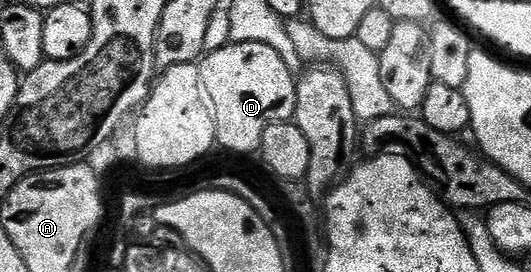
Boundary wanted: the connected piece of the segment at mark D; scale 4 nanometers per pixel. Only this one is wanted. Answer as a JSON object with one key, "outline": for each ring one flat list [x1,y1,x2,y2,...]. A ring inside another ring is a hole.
{"outline":[[232,41,220,49,211,50,199,62,199,66,204,96,208,98,216,120,216,143,221,150,224,148,232,153,255,154,262,143,266,127,276,121,292,121,295,118,298,77,290,71,290,67,286,67,286,63,282,63,282,55,278,55,274,47,266,47,266,43,257,41]]}

